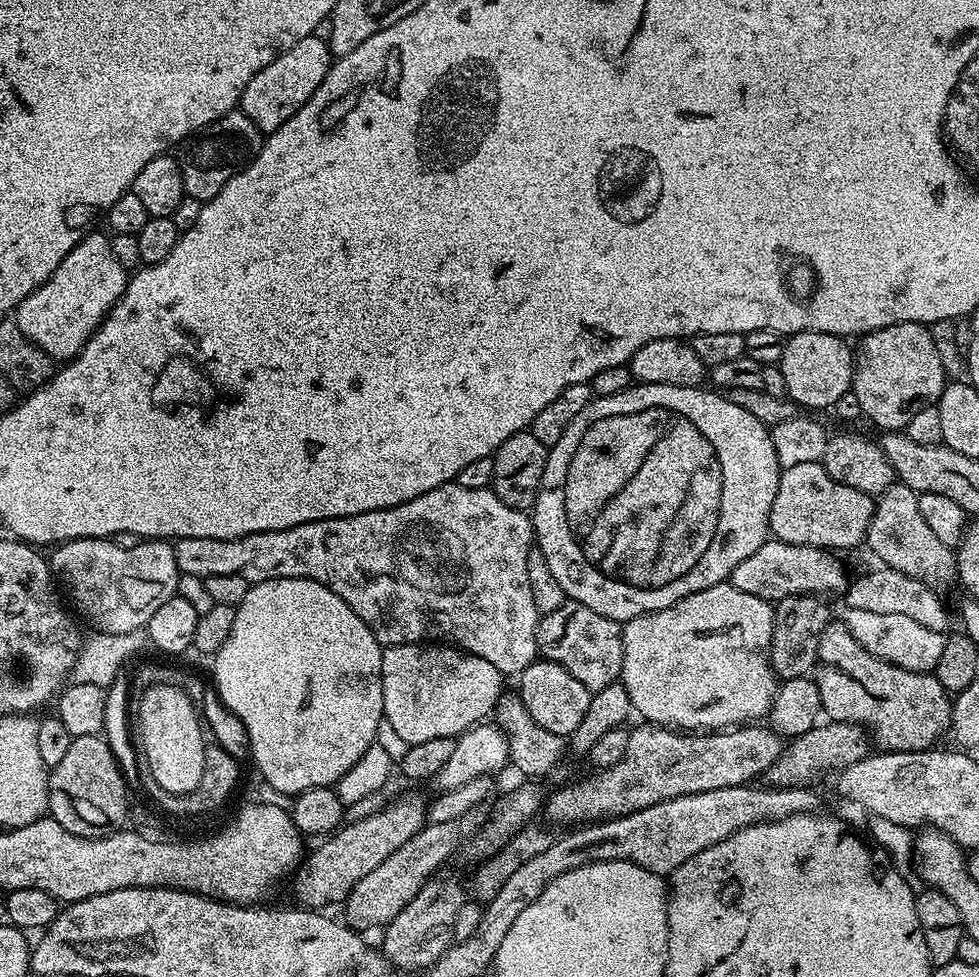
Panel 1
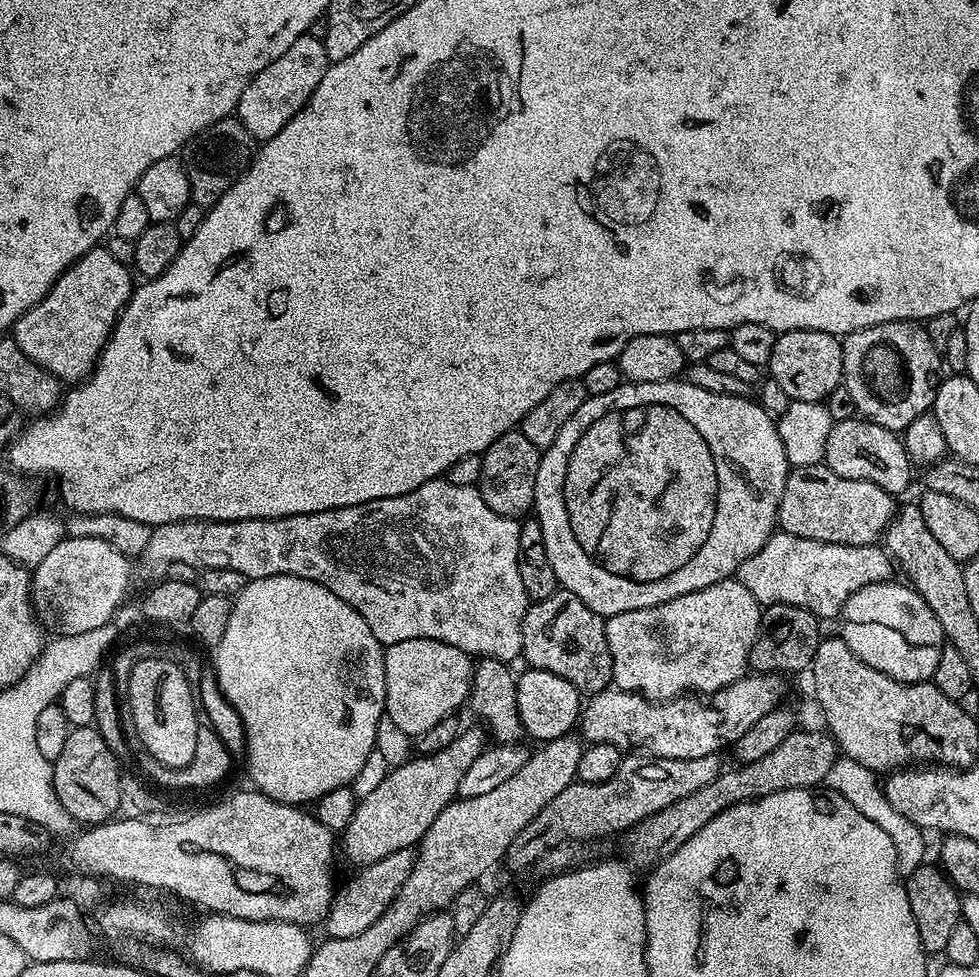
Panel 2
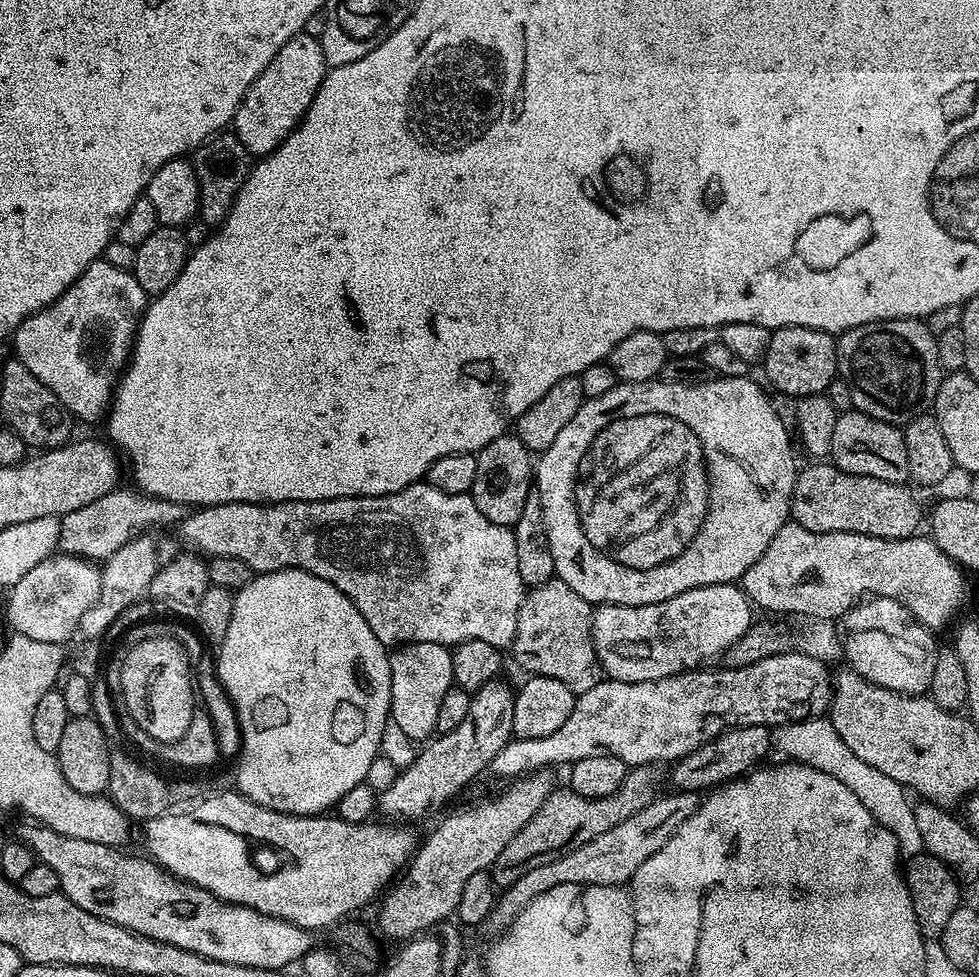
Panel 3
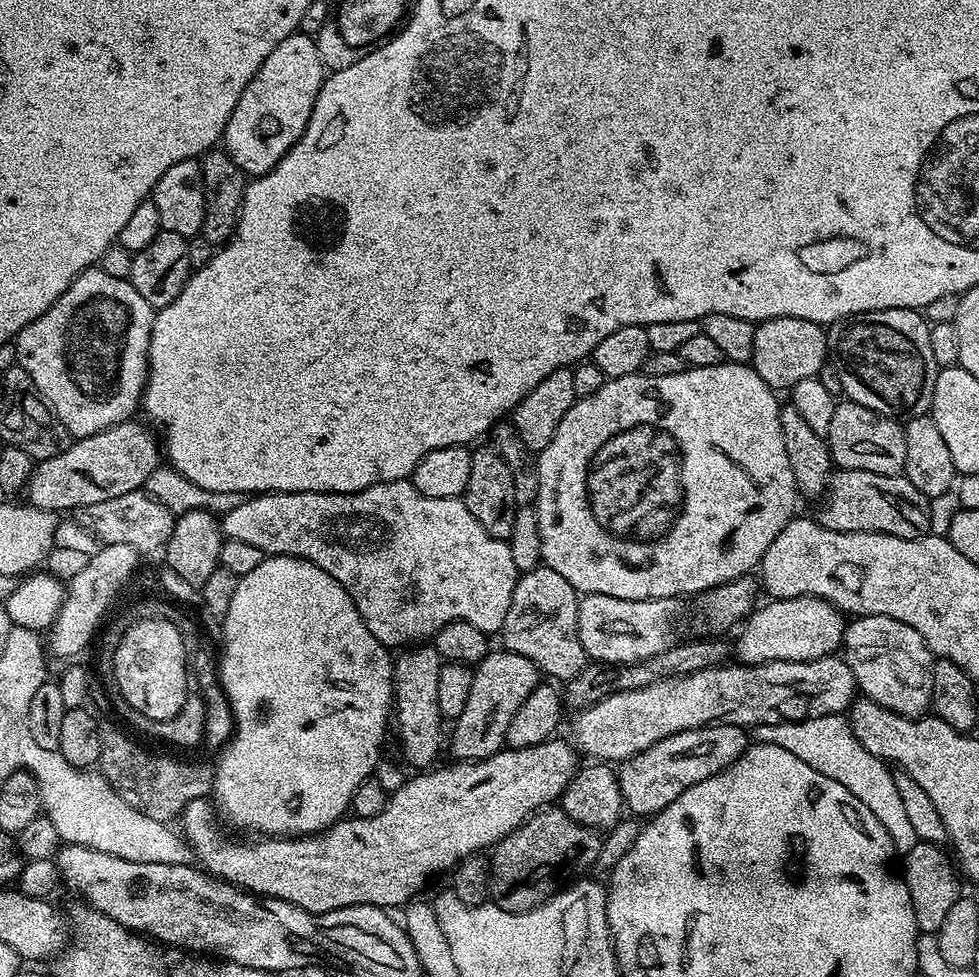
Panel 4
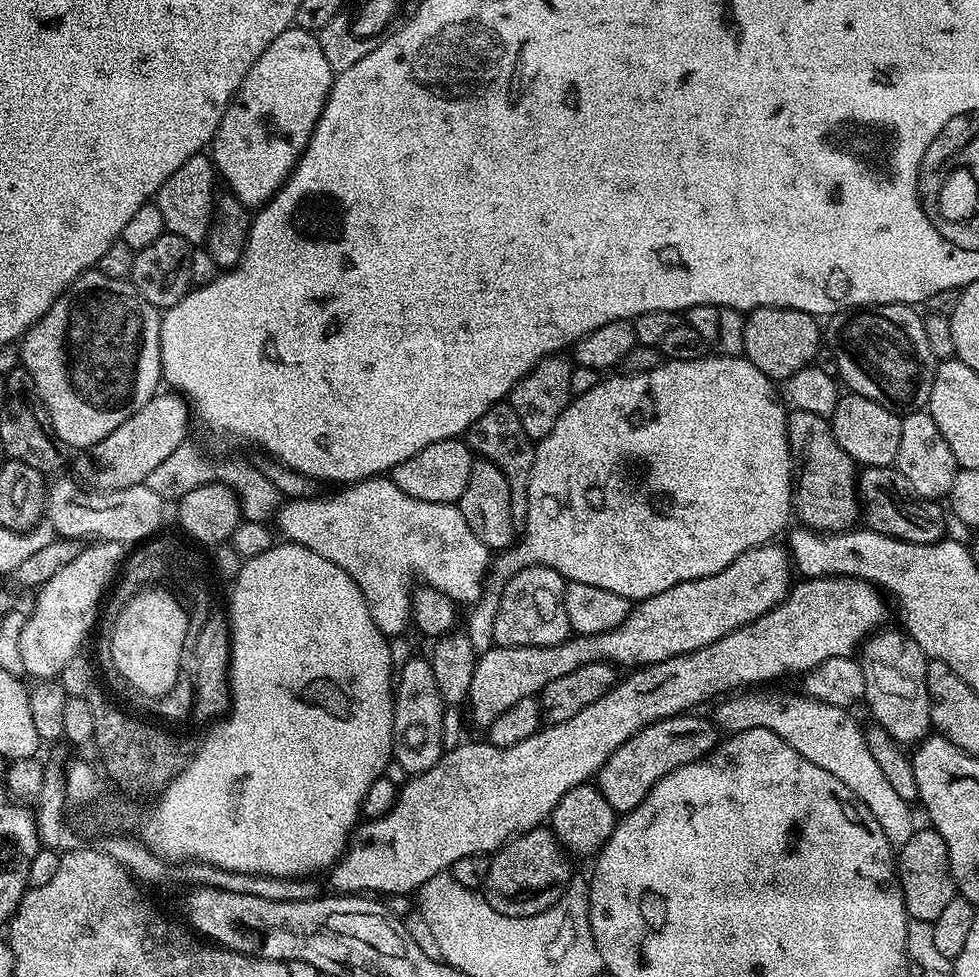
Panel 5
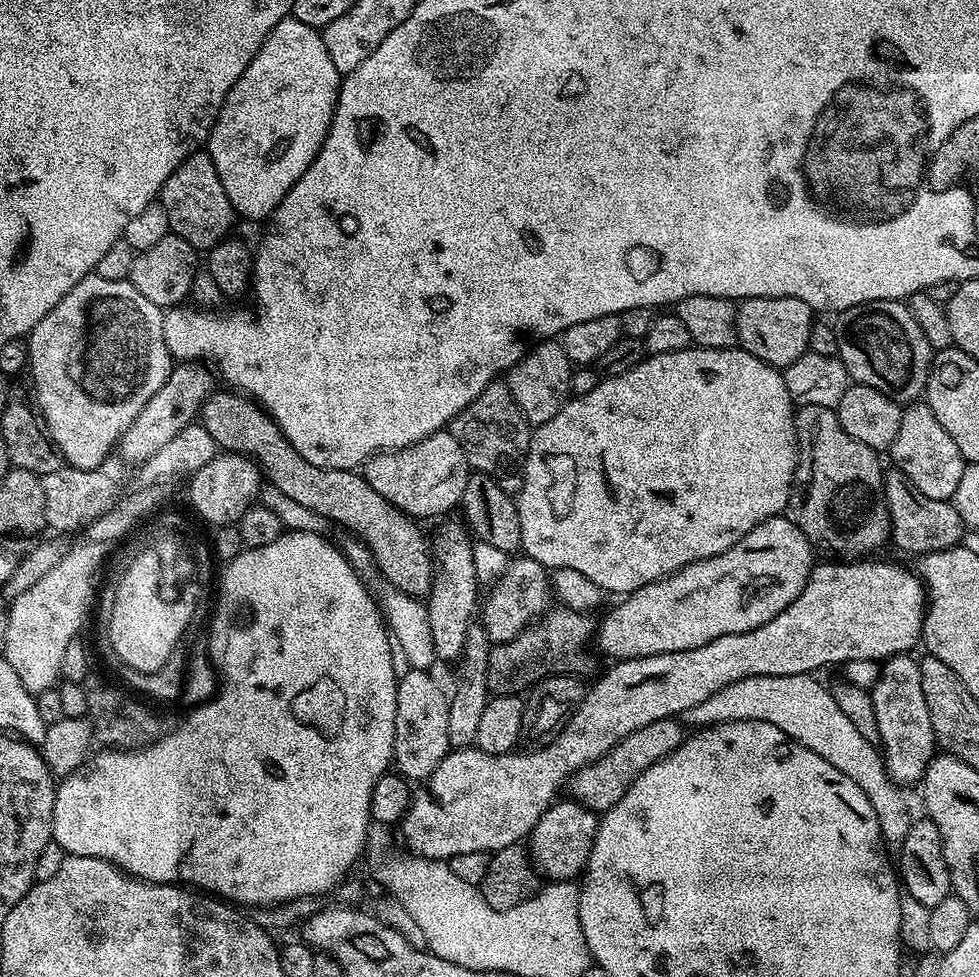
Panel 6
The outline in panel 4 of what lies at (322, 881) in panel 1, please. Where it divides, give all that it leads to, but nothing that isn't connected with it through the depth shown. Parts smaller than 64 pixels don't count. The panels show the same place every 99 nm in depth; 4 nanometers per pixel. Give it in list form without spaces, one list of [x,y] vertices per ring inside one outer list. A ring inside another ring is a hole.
[[[507,650],[489,651],[475,665],[470,694],[462,714],[451,725],[452,752],[457,761],[485,760],[505,747],[504,735],[506,726],[510,726],[510,718],[530,698],[530,694],[542,683],[542,673],[530,658],[522,658],[522,654],[514,654]]]

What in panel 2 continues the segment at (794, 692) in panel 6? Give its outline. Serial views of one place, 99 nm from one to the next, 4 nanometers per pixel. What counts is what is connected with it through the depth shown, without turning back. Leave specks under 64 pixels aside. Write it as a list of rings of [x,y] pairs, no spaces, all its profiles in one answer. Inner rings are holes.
[[[837,758],[830,770],[826,784],[827,787],[832,787],[829,789],[833,793],[846,798],[846,802],[850,802],[850,806],[854,806],[854,810],[866,814],[866,818],[870,818],[870,822],[874,822],[880,829],[886,830],[886,834],[890,834],[890,838],[894,838],[894,850],[898,854],[901,873],[913,872],[925,863],[925,833],[917,824],[910,822],[910,818],[906,818],[906,814],[898,814],[898,810],[894,810],[894,806],[890,806],[890,798],[886,798],[884,785],[877,773],[870,771],[866,766],[862,766],[862,762]]]

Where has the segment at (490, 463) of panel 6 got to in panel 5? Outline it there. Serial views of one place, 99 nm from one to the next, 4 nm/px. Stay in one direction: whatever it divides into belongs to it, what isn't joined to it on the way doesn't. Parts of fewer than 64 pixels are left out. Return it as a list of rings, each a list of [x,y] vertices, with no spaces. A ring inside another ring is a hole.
[[[511,403],[495,404],[478,422],[474,422],[466,433],[466,443],[479,459],[494,462],[502,474],[506,474],[506,482],[512,487],[510,498],[510,514],[514,518],[514,526],[522,530],[526,526],[528,513],[528,483],[530,470],[536,457],[534,441],[528,437],[526,430],[522,430],[522,422],[518,422],[518,414],[514,414]]]

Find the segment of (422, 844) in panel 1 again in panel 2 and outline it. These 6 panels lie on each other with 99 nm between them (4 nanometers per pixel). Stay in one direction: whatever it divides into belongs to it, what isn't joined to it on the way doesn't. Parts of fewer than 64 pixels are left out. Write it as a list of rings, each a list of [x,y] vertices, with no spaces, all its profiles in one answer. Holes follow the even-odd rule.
[[[404,848],[401,852],[386,854],[384,860],[363,865],[357,871],[360,873],[353,880],[346,881],[341,892],[339,889],[333,895],[326,921],[327,935],[334,940],[345,940],[354,938],[354,934],[362,934],[362,930],[374,926],[374,922],[378,922],[378,918],[382,918],[382,914],[388,909],[390,902],[394,902],[398,890],[402,890],[402,882],[406,882],[406,878],[410,878],[410,870],[415,861],[416,852],[412,848]]]

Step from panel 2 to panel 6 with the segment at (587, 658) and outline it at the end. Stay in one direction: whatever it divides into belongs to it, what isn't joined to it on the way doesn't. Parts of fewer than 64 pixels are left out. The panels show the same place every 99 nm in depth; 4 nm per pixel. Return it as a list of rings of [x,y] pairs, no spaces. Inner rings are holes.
[[[520,554],[505,567],[502,575],[495,577],[488,597],[482,600],[482,631],[488,635],[493,645],[505,644],[519,634],[529,624],[549,611],[550,603],[550,572],[528,556]]]

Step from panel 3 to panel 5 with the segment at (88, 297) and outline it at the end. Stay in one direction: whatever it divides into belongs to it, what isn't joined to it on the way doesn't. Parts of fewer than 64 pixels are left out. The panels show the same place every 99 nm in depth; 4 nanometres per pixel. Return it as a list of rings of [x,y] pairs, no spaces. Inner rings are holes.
[[[89,270],[83,272],[59,296],[54,302],[54,306],[50,306],[50,310],[46,310],[44,317],[19,341],[21,365],[30,374],[30,378],[36,387],[38,398],[44,404],[45,410],[48,411],[48,417],[58,434],[58,438],[62,438],[62,442],[67,444],[69,449],[90,450],[95,444],[102,442],[106,438],[106,434],[110,434],[110,430],[122,426],[122,422],[126,422],[126,418],[130,418],[130,414],[142,410],[142,406],[146,406],[149,398],[157,395],[158,389],[162,384],[160,370],[160,317],[161,313],[158,309],[150,302],[146,302],[146,298],[138,295],[128,280],[106,278],[106,274],[102,274],[99,270]]]

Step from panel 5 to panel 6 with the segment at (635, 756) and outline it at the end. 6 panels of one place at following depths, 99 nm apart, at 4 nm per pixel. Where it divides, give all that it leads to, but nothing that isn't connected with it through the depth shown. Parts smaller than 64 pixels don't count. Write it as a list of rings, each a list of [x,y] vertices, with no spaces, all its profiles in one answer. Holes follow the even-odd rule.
[[[669,718],[650,722],[650,726],[642,726],[642,730],[634,730],[624,740],[619,740],[610,751],[593,764],[587,764],[572,773],[570,779],[571,799],[579,800],[581,804],[592,809],[597,814],[611,810],[614,805],[630,790],[630,786],[651,764],[667,756],[676,745],[684,741],[686,728],[679,719]]]

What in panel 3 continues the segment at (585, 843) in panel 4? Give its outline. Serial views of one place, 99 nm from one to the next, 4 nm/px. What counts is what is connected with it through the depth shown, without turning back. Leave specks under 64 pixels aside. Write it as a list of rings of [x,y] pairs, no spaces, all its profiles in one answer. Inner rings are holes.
[[[651,764],[629,767],[622,786],[618,786],[614,794],[606,794],[606,798],[586,798],[567,786],[558,786],[546,802],[542,802],[538,814],[534,814],[534,818],[530,818],[530,822],[526,822],[514,838],[510,838],[510,844],[502,850],[502,854],[498,854],[490,869],[493,880],[500,886],[518,882],[526,870],[546,866],[554,862],[554,858],[562,858],[562,854],[598,838],[598,834],[606,834],[606,830],[618,826],[618,822],[626,822],[626,818],[638,814],[642,806],[650,806],[650,802],[656,799],[661,791],[660,771],[659,767]]]

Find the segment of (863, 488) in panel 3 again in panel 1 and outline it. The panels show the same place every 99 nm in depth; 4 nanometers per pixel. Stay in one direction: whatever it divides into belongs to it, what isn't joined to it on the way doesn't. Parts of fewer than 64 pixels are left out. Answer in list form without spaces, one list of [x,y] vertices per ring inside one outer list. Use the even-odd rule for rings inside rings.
[[[805,462],[802,466],[790,466],[783,469],[780,473],[780,481],[778,482],[778,494],[774,494],[774,506],[770,506],[770,518],[768,519],[769,533],[775,539],[793,544],[794,546],[814,546],[815,548],[823,548],[825,550],[840,550],[836,548],[856,548],[865,543],[868,539],[868,527],[870,526],[870,518],[876,509],[876,502],[873,497],[866,495],[862,490],[854,490],[854,486],[842,486],[842,482],[834,482],[834,478],[830,478],[830,474],[824,468],[821,462]]]

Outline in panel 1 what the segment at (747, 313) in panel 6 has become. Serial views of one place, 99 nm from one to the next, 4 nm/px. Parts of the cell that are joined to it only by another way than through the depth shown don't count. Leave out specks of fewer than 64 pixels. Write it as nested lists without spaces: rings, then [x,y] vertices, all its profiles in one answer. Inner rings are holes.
[[[794,332],[791,333],[784,341],[784,349],[782,350],[782,358],[779,366],[782,370],[782,378],[786,378],[786,390],[788,391],[787,399],[793,400],[797,406],[804,410],[816,410],[812,408],[828,408],[828,410],[835,409],[838,398],[842,398],[842,394],[846,394],[852,387],[852,370],[854,367],[854,352],[850,347],[848,349],[849,341],[842,336],[835,336],[834,334],[826,334],[825,332]]]

